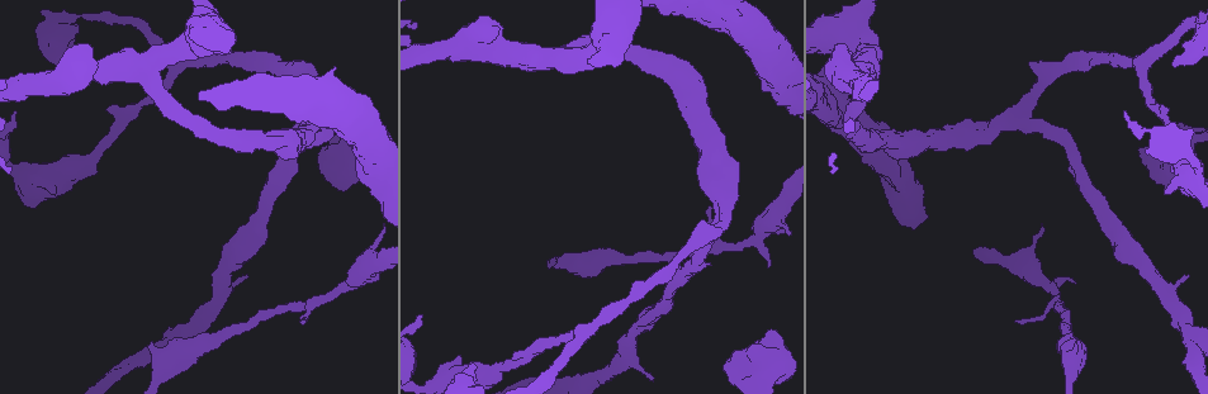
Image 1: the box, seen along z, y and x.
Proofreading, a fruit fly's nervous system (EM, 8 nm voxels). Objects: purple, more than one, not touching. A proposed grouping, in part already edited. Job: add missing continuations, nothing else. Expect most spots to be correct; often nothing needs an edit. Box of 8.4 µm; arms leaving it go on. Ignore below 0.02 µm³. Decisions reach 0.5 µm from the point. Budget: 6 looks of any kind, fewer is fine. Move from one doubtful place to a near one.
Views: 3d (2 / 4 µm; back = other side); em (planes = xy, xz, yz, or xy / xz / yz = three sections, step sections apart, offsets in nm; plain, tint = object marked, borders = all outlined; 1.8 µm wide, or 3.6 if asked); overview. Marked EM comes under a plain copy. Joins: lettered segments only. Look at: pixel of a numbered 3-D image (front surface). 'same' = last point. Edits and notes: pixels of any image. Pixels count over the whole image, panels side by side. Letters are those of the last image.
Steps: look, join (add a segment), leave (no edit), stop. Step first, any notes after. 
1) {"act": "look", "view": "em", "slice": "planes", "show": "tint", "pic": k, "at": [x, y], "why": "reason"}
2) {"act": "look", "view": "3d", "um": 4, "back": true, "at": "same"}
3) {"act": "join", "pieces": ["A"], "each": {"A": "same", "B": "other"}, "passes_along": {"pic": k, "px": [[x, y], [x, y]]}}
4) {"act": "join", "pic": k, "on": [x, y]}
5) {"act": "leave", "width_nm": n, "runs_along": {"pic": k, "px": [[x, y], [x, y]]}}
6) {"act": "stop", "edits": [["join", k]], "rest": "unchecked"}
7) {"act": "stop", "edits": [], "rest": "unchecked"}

{"act": "look", "view": "3d", "um": 2, "pic": 1, "at": [152, 343], "why": "free end"}

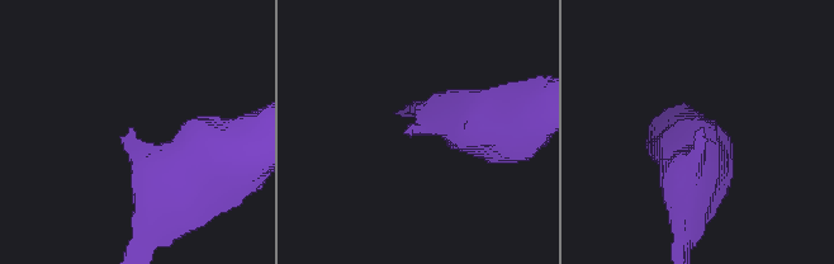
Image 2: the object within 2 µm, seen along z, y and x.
{"act": "look", "view": "em", "slice": "planes", "show": "borders", "pic": 2, "at": [409, 136]}

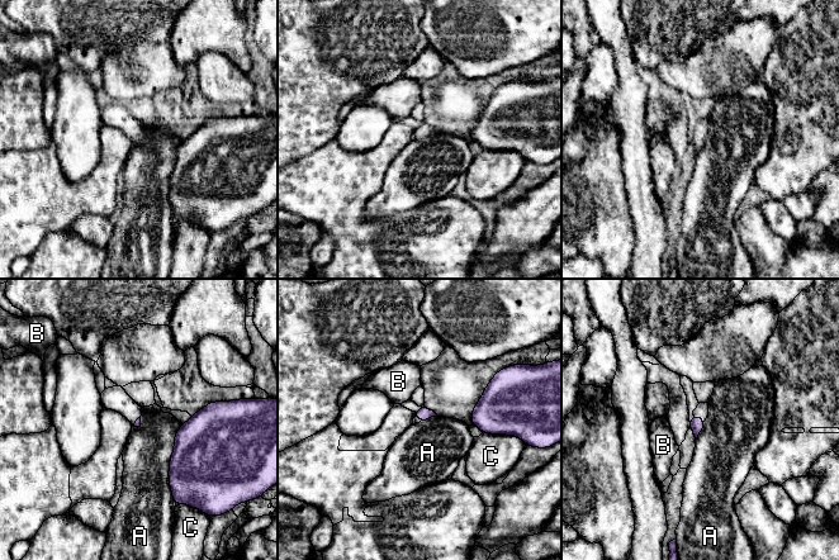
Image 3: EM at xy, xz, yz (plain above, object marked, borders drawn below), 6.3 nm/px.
{"act": "leave", "each": {"A": "other", "B": "other", "C": "other"}, "border": {"pic": 3, "px": [[181, 425], [170, 459], [172, 501]]}, "found": "none of them fits"}

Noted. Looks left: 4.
{"act": "look", "view": "em", "slice": "planes", "show": "borders", "pic": 1, "at": [345, 190], "why": "thick end"}

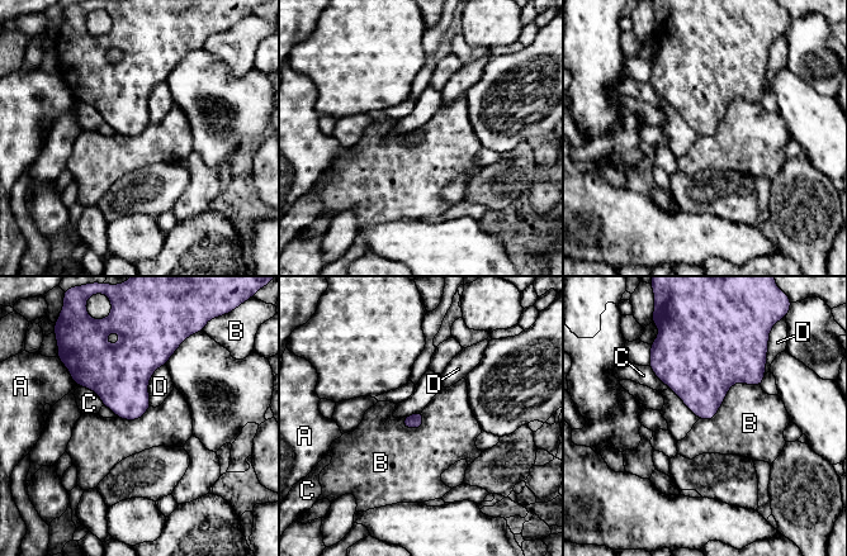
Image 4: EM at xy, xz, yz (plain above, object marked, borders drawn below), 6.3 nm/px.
{"act": "leave", "each": {"A": "other", "B": "other", "C": "other", "D": "other"}, "border": {"pic": 4, "px": [[760, 385], [736, 383], [699, 419]]}, "found": "no lettered segment goes on from it"}

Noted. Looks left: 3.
{"act": "look", "view": "3d", "um": 4, "pic": 1, "at": [1176, 65], "why": "end of a long branch"}

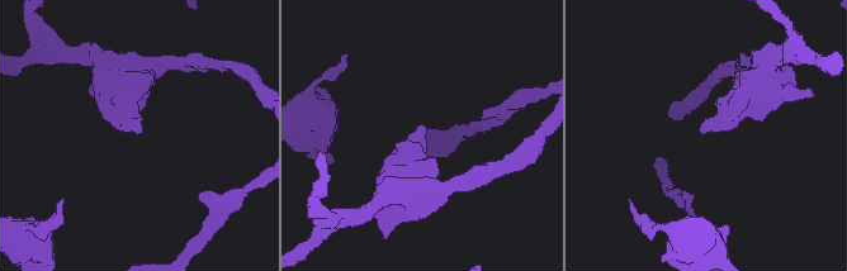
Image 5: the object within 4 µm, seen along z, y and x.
{"act": "look", "view": "em", "slice": "planes", "show": "borders", "pic": 5, "at": [423, 126], "why": "shape alone is not enough"}

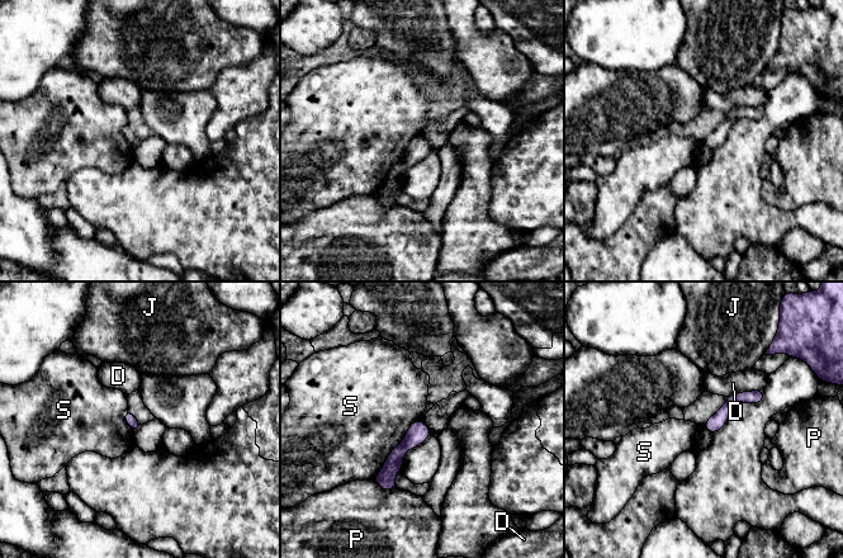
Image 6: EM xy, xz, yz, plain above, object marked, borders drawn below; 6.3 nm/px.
{"act": "leave", "each": {"D": "other", "J": "other", "P": "other", "S": "other"}, "border": {"pic": 6, "px": [[418, 419], [373, 478]]}, "found": "no lettered segment goes on from it"}

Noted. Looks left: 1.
{"act": "stop", "edits": [], "rest": "unchecked"}

